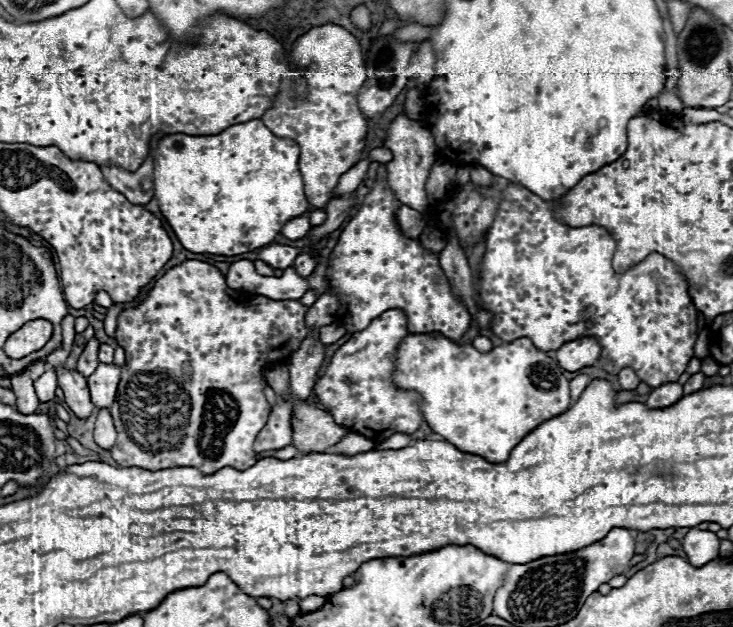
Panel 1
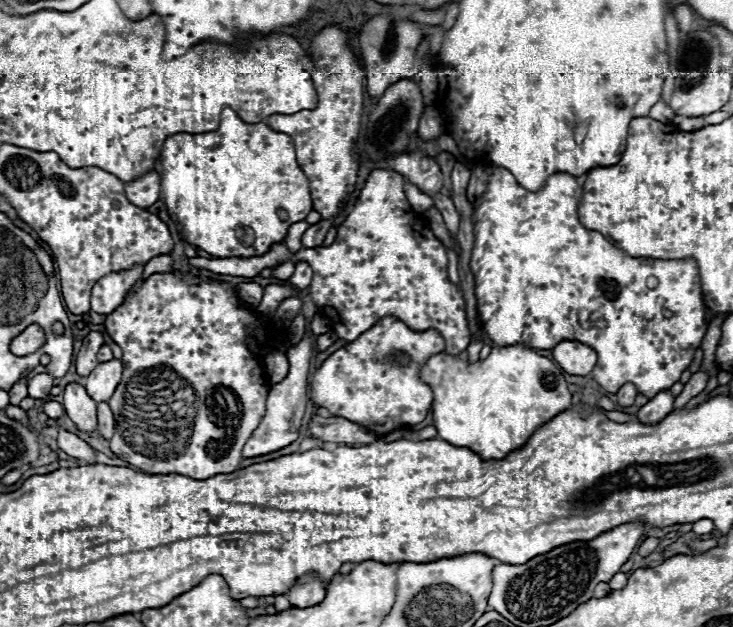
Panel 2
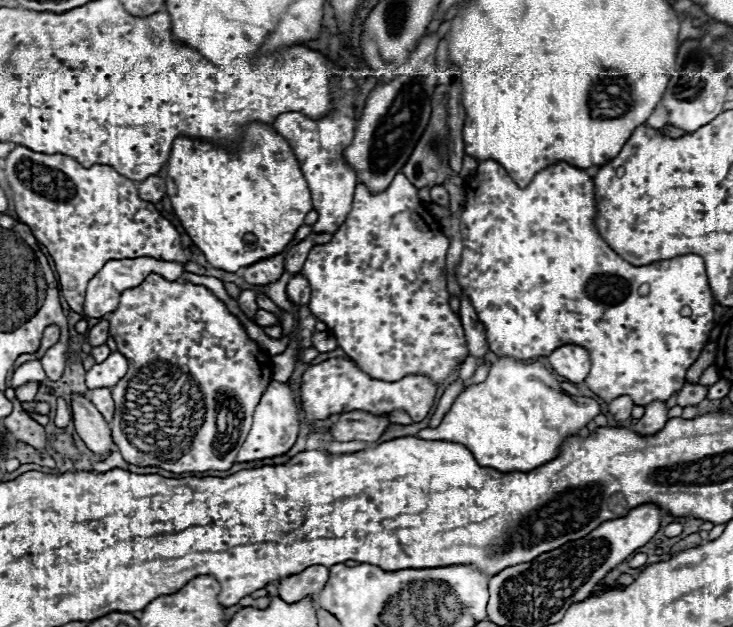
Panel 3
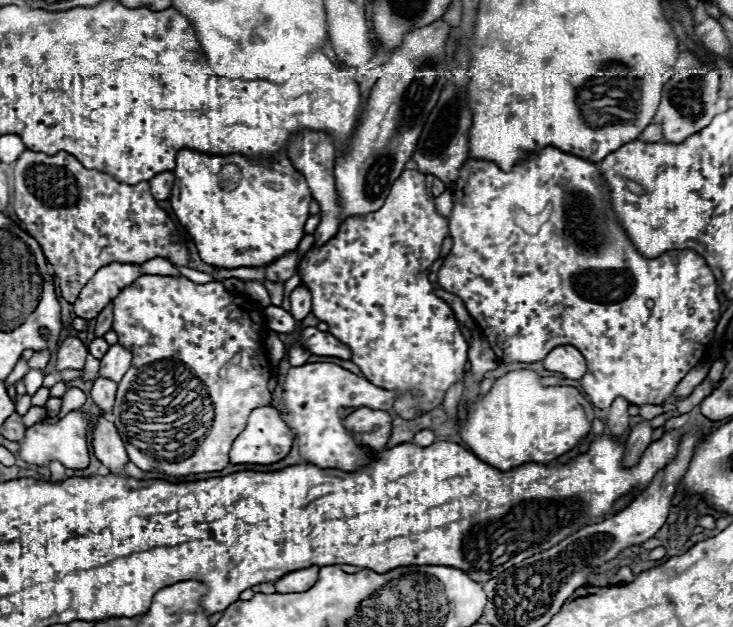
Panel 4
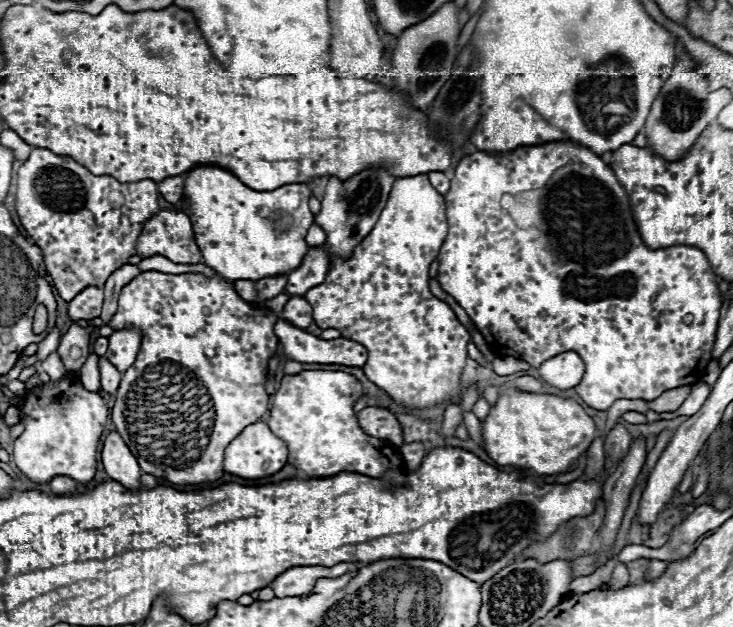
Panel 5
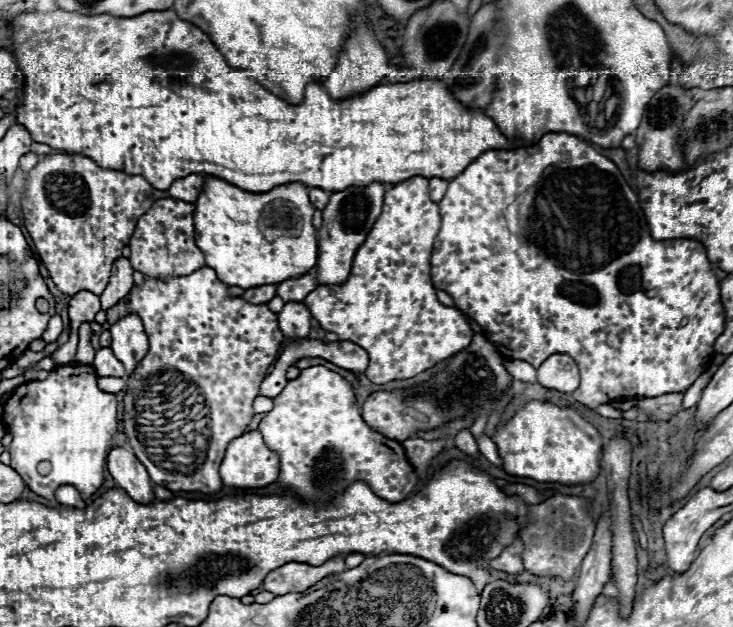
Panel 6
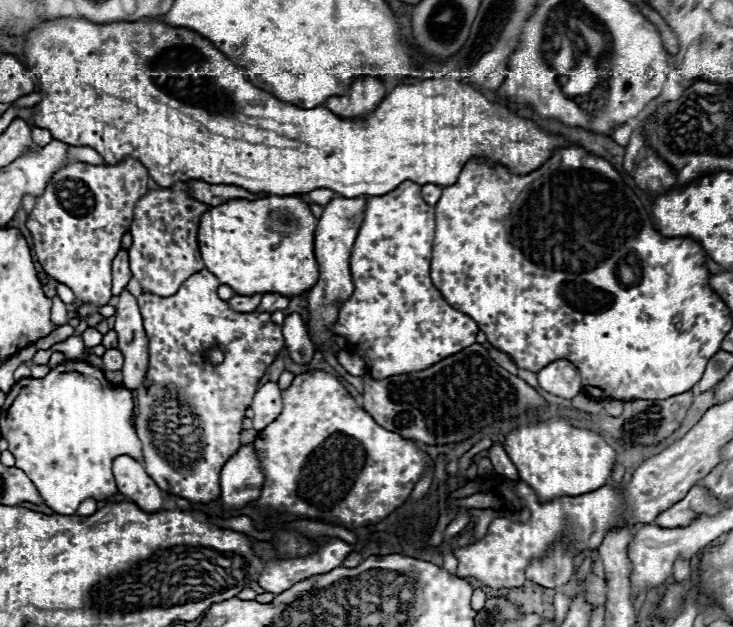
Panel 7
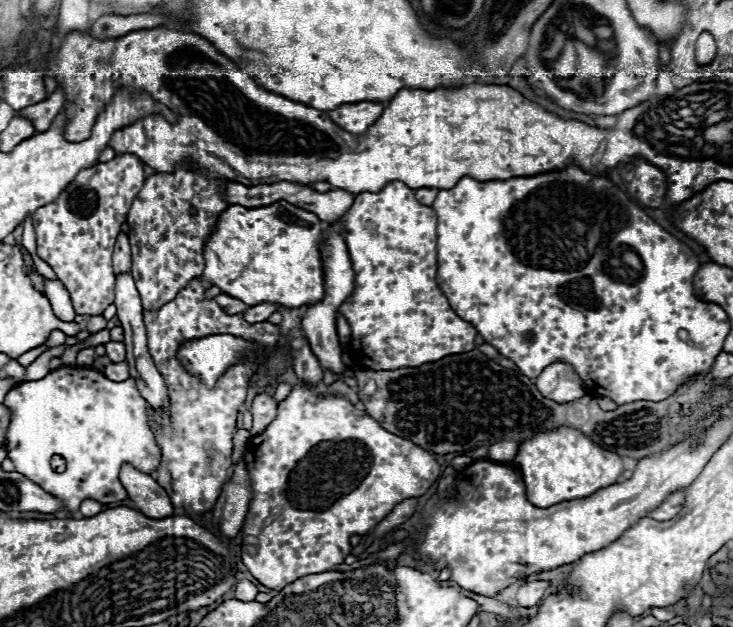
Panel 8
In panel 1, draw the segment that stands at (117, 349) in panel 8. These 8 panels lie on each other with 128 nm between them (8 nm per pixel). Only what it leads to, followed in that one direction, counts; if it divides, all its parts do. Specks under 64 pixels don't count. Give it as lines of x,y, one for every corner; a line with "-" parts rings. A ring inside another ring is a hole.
102,408
96,412
96,430
94,430
94,440
100,448
110,450
116,442
116,428
110,416
108,408

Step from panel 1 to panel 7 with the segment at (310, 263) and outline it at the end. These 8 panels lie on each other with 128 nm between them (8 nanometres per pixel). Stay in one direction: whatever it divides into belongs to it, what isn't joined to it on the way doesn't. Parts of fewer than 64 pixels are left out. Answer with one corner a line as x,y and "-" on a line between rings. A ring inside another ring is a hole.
300,314
286,316
282,332
284,332
286,350
290,352
290,358
296,364
308,364
312,360
316,348
314,348
310,336
308,336
308,330
306,330
306,324
304,324
302,316

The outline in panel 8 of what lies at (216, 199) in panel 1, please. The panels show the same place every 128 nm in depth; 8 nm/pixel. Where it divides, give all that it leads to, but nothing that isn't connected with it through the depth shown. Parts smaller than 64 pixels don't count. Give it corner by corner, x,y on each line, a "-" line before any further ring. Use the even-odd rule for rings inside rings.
278,200
270,206
262,208
244,208
238,204
228,206
224,214
220,214
220,222
208,238
208,246
204,248
206,268
200,276
202,280
218,286
224,294
242,300
248,306
258,304
280,304
286,308
312,306
324,298
324,266
320,256
322,244
322,222
316,214
296,208
286,200

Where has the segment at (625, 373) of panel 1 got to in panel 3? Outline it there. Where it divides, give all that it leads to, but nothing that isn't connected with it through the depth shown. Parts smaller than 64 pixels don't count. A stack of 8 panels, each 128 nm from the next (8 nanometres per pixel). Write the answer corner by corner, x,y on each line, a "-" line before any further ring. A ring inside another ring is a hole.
618,396
618,398
614,398
614,400
608,404
612,420
614,420
614,422
626,422
626,420
630,420
632,406
634,406
634,402
632,402
628,396

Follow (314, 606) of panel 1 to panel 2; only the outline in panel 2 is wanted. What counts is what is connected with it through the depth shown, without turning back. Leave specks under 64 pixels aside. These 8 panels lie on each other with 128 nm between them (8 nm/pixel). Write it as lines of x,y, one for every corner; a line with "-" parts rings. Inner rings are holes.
310,572
310,574
304,574
302,578
298,578
284,596
290,600
292,606
308,608
308,606
318,606
324,600
324,594
326,594
326,588
324,588
322,578
314,572

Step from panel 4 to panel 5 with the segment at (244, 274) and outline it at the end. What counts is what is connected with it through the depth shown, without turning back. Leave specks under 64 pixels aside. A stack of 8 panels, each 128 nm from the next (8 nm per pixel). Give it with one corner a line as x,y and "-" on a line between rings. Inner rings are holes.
152,256
152,258
146,258
138,264
138,268
142,272
146,270
158,270
158,272
168,272
168,274
184,274
184,272
204,272
208,276
214,276
216,272
210,270
206,264
196,264
196,266
186,266
186,264
174,264
170,262
168,258
164,256

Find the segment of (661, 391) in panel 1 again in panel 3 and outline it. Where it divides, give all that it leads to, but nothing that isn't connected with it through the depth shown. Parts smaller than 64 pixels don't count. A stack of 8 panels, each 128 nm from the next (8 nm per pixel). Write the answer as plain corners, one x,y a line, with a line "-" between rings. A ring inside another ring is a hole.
652,402
646,406
644,416
632,426
632,430
640,436
652,436
658,430
664,428
664,424
668,422
668,408
664,402

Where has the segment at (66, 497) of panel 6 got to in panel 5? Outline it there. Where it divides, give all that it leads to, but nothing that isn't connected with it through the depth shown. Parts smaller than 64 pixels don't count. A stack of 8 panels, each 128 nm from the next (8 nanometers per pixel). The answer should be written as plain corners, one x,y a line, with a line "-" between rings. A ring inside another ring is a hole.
54,478
50,482
50,490
52,490
54,496
76,494
76,482
72,482
72,478

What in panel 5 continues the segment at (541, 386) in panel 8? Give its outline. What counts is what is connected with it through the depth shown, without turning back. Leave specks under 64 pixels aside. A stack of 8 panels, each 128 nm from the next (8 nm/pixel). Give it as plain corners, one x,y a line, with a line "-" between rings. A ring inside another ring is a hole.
562,352
542,362
538,372
542,380
548,382
550,386
560,390
570,390
582,380
584,362
576,352

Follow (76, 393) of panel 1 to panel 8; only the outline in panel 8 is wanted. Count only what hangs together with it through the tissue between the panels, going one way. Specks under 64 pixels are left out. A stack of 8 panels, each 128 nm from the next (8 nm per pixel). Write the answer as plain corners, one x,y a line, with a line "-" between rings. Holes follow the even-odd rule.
124,464
120,470
120,482
124,484
130,500
148,518
168,518
174,514
168,492
152,476

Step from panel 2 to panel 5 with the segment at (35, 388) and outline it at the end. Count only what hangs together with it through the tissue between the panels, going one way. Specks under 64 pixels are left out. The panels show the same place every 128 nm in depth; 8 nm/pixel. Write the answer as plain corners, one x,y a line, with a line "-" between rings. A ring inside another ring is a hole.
54,326
50,332
48,332
48,336
38,344
38,358
40,360
44,360
50,352
54,352
56,348
58,348
58,342
60,342
60,332
58,332
58,328

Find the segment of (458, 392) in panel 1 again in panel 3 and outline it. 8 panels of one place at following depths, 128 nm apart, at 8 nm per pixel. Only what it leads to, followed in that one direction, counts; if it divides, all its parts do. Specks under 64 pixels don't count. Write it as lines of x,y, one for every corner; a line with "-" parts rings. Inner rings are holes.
498,358
486,382
468,386
452,404
450,412
444,416
438,428
424,428
416,437
422,440
448,440
456,444
464,444
476,456
482,466
496,468
500,472
526,472
544,462
554,460
560,454
560,446
570,438
576,436
596,414
600,414
600,406
596,400
590,404
576,404
562,388
560,382
546,370
542,364
522,364
512,358

